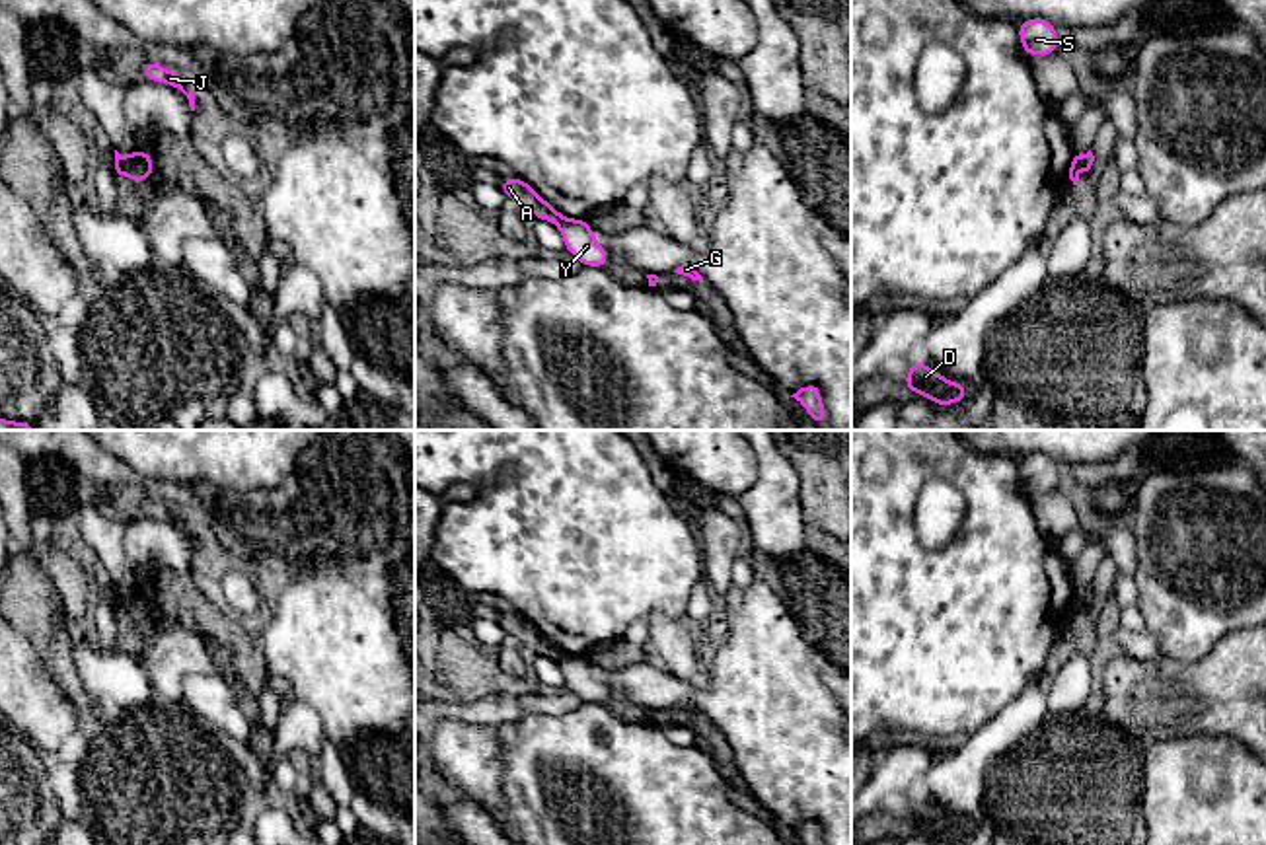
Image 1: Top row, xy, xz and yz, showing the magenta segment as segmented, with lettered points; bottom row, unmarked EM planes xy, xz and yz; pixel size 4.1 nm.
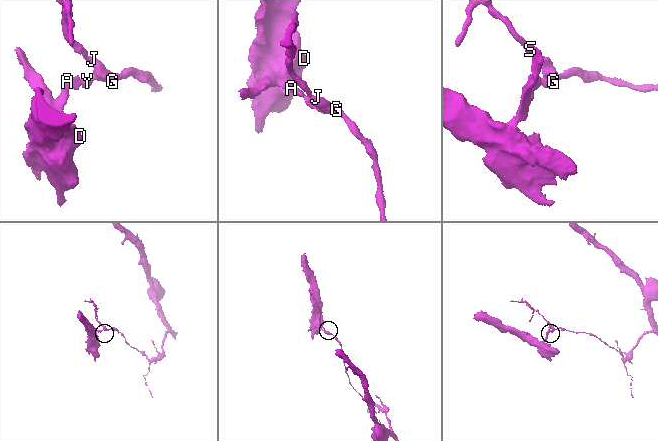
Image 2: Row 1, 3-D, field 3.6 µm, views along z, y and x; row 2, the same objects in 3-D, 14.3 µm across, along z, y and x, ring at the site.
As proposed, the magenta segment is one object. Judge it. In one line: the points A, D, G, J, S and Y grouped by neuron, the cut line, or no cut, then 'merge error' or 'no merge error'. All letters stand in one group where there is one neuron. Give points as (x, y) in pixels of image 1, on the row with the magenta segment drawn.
groups A D / G J S Y; cut xz (565, 219), (558, 224); merge error

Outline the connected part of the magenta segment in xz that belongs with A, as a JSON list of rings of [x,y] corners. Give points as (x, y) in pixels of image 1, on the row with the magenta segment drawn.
[[[504,177],[499,189],[506,199],[514,199],[516,202],[520,202],[538,220],[547,220],[551,224],[559,224],[565,220],[565,216],[555,206],[543,201],[540,193],[520,177]]]

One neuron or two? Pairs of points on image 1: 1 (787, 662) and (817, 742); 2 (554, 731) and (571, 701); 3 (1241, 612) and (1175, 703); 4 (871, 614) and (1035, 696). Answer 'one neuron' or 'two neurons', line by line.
1: one neuron
2: two neurons
3: two neurons
4: two neurons

